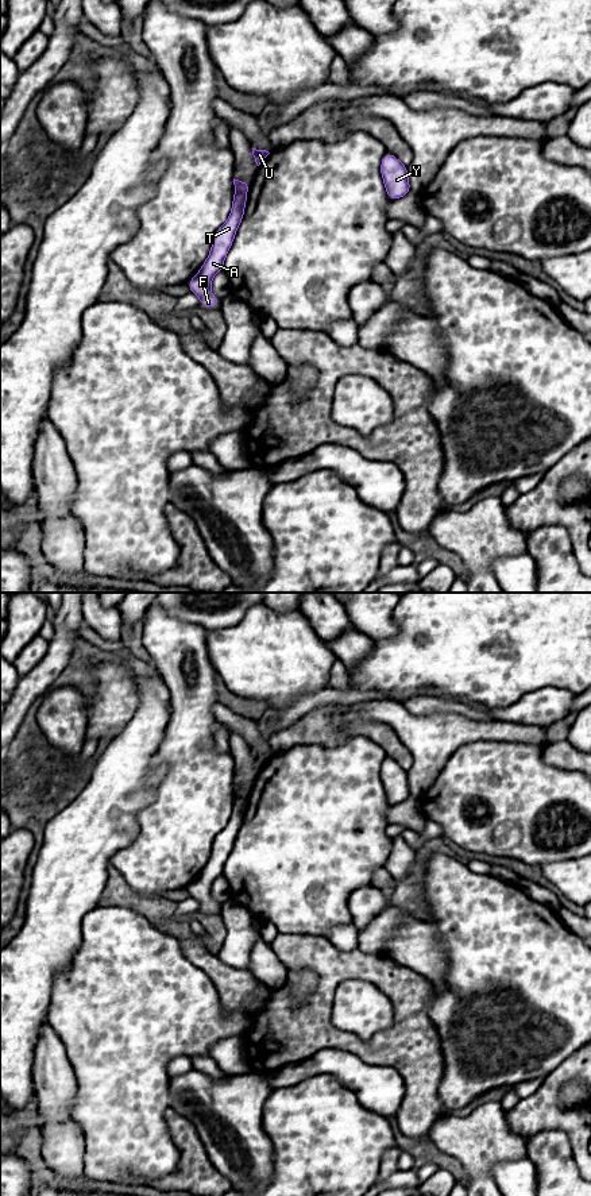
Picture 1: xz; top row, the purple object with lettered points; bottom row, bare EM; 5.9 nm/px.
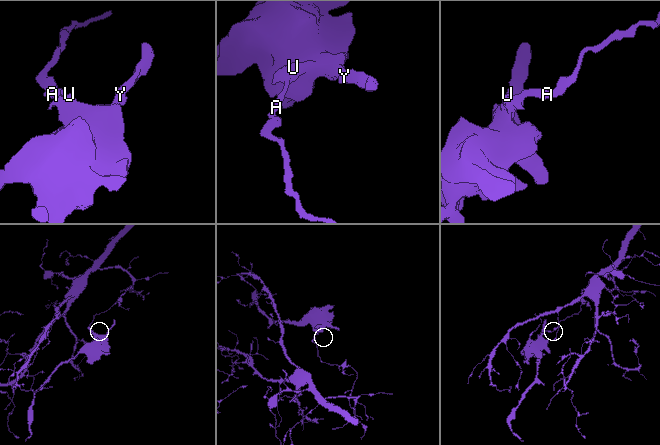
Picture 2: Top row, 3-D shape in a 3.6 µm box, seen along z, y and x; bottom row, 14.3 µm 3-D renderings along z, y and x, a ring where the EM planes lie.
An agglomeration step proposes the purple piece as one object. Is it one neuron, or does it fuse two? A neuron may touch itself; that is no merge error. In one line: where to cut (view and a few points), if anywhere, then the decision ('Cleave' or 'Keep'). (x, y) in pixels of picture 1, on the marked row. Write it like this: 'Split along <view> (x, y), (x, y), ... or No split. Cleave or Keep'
Split along xz (235, 193), (244, 195). Cleave

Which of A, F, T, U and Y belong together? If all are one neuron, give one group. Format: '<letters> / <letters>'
A F T / U Y

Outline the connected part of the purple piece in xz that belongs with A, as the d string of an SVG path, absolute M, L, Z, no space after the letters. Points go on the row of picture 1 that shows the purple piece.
M235 194L231 215L227 221L216 231L210 252L200 271L188 282L192 294L201 298L201 306L219 306L220 301L210 292L212 278L223 270L225 256L232 246L236 231L243 220L247 204L246 194Z

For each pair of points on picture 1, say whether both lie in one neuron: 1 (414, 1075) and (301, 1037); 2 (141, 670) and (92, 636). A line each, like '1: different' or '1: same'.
1: same
2: same

